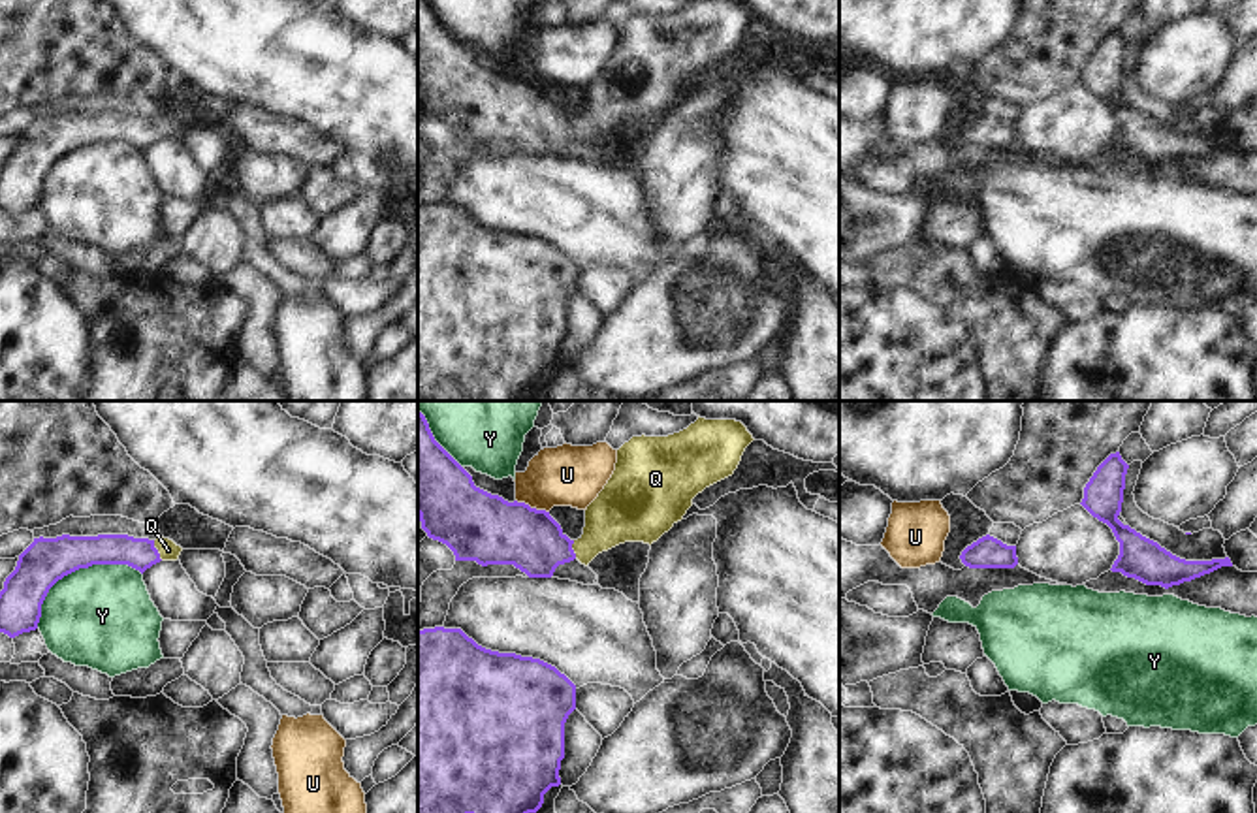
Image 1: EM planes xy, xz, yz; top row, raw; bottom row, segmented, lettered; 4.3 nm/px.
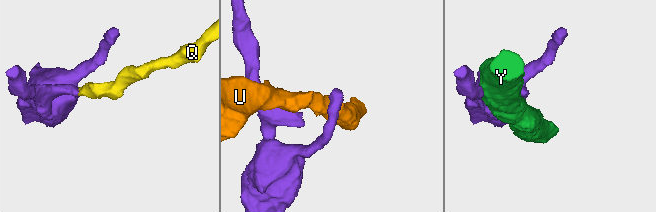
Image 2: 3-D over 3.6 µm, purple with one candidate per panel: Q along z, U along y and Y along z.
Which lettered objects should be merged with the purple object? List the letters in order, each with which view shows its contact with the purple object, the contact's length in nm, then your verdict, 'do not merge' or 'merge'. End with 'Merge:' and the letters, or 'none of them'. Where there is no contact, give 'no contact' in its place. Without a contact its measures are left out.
Q: xy | 100 nm | merge
U: xz | 160 nm | do not merge
Y: xy | 500 nm | do not merge
Merge: Q

